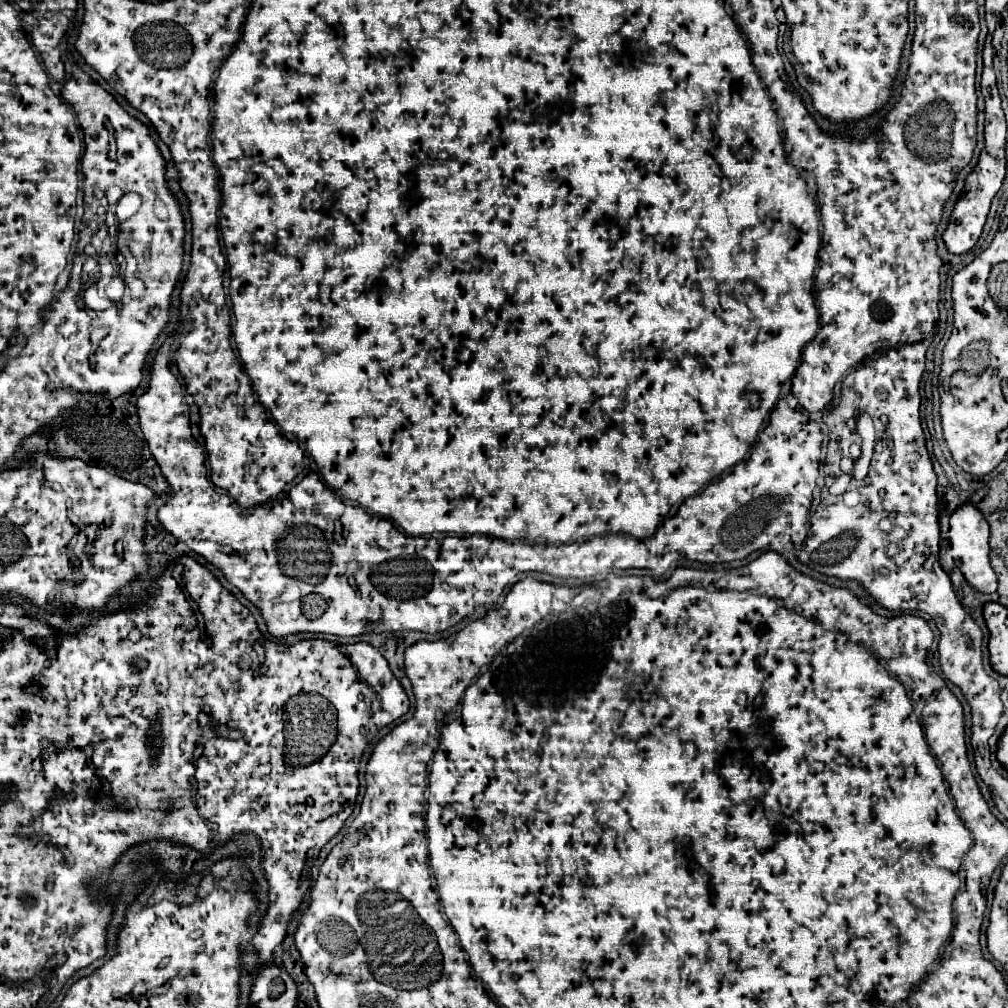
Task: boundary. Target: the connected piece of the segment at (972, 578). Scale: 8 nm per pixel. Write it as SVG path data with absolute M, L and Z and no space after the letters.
M962 504L960 508L954 510L954 514L950 516L950 546L952 546L952 554L954 554L954 562L956 566L962 570L966 582L976 588L978 592L984 592L984 594L990 594L990 592L996 592L996 574L990 566L990 544L988 544L988 536L990 536L990 530L988 530L988 522L984 520L982 512L974 506L974 504Z

